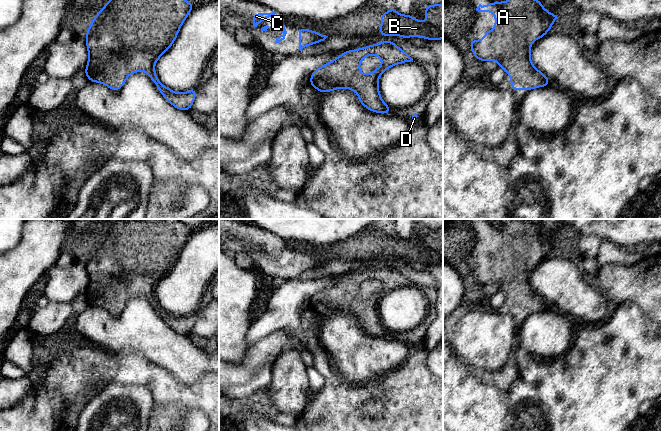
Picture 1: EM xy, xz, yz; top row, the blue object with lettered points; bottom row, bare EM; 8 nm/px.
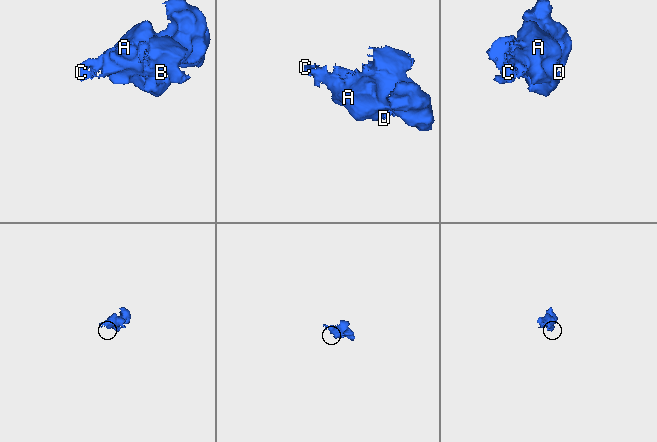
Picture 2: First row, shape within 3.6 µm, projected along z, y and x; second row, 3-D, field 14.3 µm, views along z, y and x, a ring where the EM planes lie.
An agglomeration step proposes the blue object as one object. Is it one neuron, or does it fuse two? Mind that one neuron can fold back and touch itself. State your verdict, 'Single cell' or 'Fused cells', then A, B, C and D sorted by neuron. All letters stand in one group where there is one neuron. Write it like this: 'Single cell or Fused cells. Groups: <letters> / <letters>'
Single cell. Groups: A B C D

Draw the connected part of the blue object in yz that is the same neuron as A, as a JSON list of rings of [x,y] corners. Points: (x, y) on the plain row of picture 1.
[[[512,219],[507,226],[479,228],[476,235],[495,237],[495,253],[485,254],[483,264],[469,266],[477,283],[496,284],[510,299],[512,314],[551,308],[531,286],[531,266],[546,259],[559,241],[545,234],[541,225],[525,219]]]

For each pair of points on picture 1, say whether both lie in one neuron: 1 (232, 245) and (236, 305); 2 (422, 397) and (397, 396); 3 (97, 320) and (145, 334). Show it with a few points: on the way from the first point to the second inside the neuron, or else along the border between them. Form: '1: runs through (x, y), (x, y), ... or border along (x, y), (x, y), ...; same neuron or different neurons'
1: border along (229, 252), (231, 254); different neurons
2: runs through (416, 397), (403, 396); same neuron
3: runs through (109, 326), (115, 332), (133, 332); same neuron

